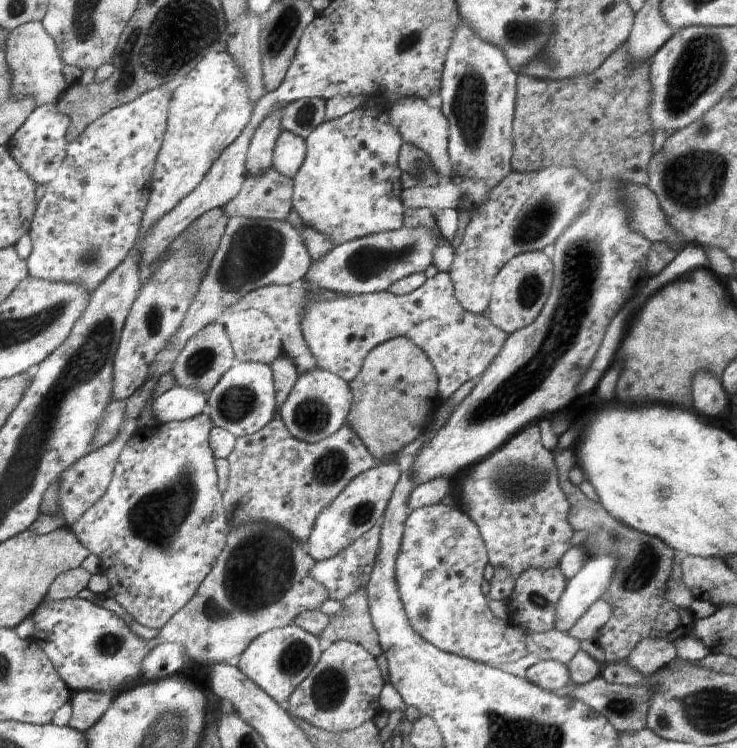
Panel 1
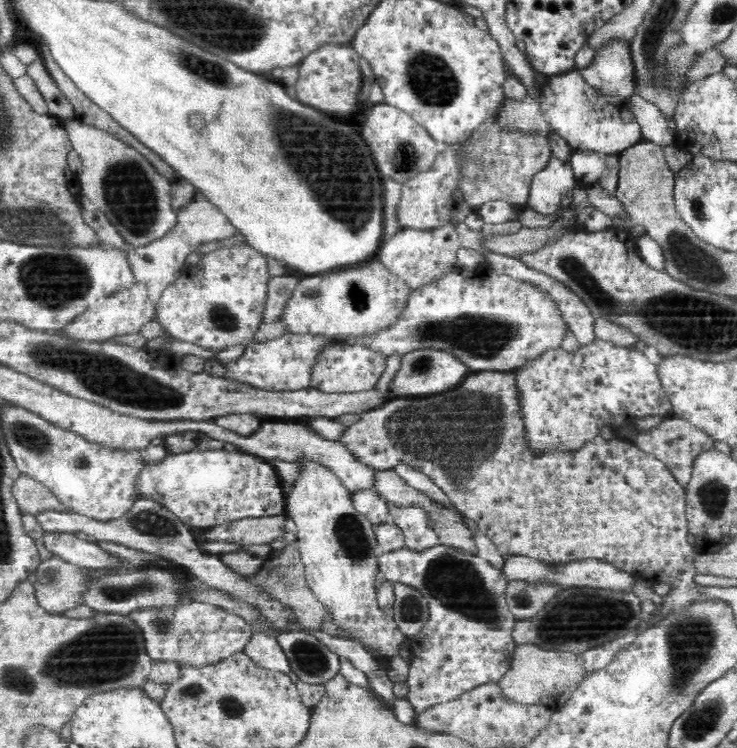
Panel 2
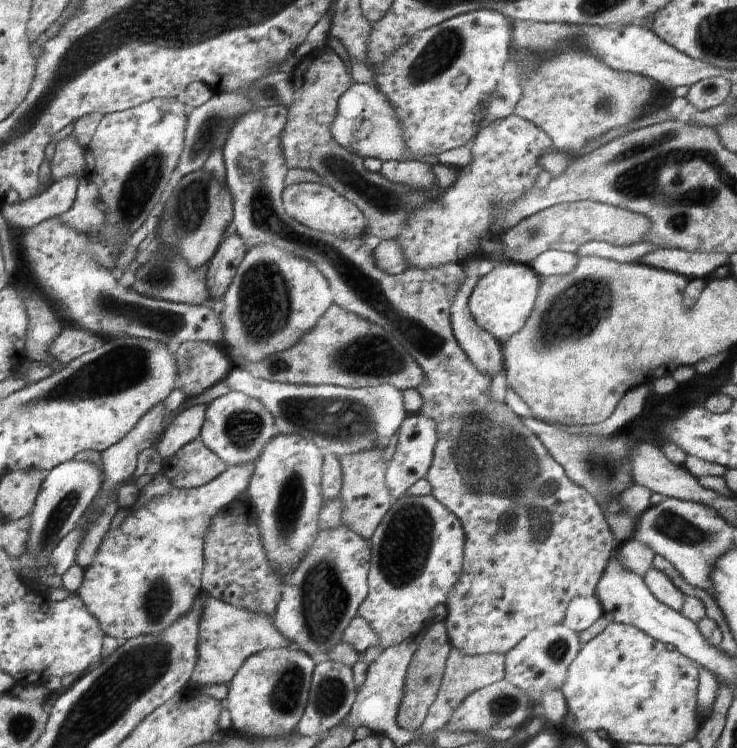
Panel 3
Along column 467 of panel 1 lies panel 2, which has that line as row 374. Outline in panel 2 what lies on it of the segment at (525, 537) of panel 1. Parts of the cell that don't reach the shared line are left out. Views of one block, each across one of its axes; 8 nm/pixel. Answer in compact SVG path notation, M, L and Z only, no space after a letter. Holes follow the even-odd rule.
M482 371L472 372L466 379L462 380L457 387L449 388L444 392L434 395L406 395L393 398L382 407L362 413L360 420L347 426L342 433L339 442L351 452L353 458L357 458L361 464L375 468L375 470L390 470L399 463L406 464L412 468L422 471L429 476L436 486L439 486L444 494L454 504L457 512L465 518L476 522L482 531L497 547L502 554L518 554L518 556L530 557L544 563L566 563L574 560L598 559L609 562L624 572L630 572L635 576L651 582L664 581L671 587L670 593L663 597L660 619L668 616L676 609L686 608L696 599L706 599L699 591L700 585L694 583L694 575L697 574L693 565L696 551L693 545L688 543L689 524L685 515L686 488L678 483L673 472L661 460L655 456L646 454L640 450L634 442L624 437L609 435L607 437L596 436L594 440L586 442L576 452L542 452L534 454L527 445L525 426L522 421L522 405L520 405L519 390L515 386L514 371Z

